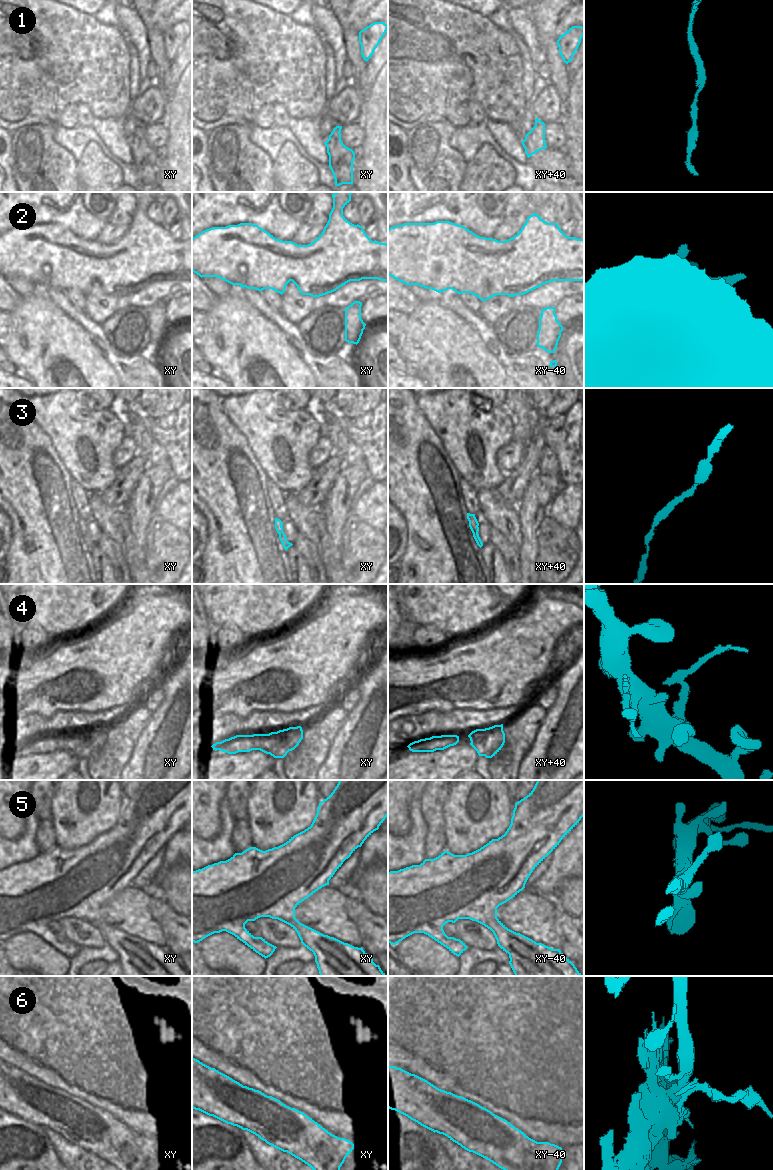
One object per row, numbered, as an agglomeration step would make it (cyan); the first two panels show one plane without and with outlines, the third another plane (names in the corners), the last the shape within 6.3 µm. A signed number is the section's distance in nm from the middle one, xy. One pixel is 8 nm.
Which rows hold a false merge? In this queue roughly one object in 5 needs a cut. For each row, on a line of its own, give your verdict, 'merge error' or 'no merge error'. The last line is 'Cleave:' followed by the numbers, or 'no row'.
1: no merge error
2: no merge error
3: no merge error
4: merge error
5: no merge error
6: merge error
Cleave: 4, 6

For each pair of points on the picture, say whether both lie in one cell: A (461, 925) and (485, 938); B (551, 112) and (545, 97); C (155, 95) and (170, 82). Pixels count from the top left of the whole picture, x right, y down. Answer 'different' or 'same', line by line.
A: same
B: same
C: different

